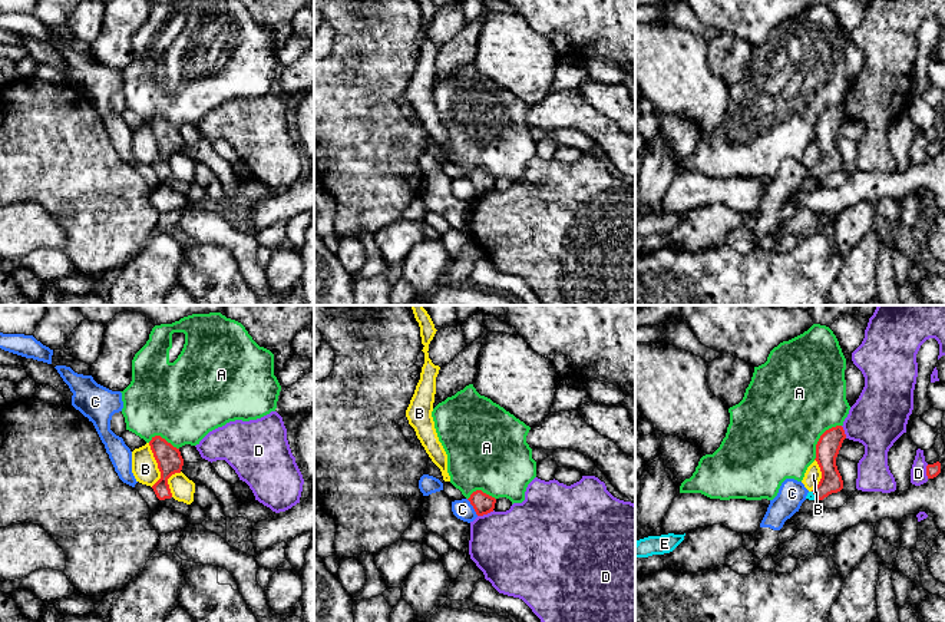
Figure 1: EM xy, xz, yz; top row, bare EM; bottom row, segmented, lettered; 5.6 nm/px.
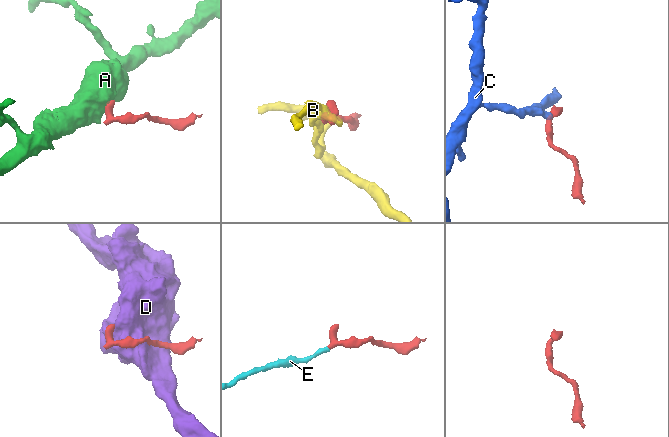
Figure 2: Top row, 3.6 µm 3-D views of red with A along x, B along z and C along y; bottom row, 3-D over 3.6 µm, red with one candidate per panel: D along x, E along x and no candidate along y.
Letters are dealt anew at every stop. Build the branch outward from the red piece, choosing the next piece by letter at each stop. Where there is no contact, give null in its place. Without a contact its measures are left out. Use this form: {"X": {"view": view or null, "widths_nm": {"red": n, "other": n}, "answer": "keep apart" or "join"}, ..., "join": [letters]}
{"A": {"view": "yz", "widths_nm": {"red": 130, "other": 480}, "answer": "keep apart"}, "B": {"view": "xy", "widths_nm": {"red": 140, "other": 140}, "answer": "keep apart"}, "C": {"view": "xz", "widths_nm": {"red": 120, "other": 110}, "answer": "keep apart"}, "D": {"view": "xz", "widths_nm": {"red": 120, "other": 420}, "answer": "keep apart"}, "E": {"view": "yz", "widths_nm": {"red": 130, "other": 50}, "answer": "join"}, "join": ["E"]}

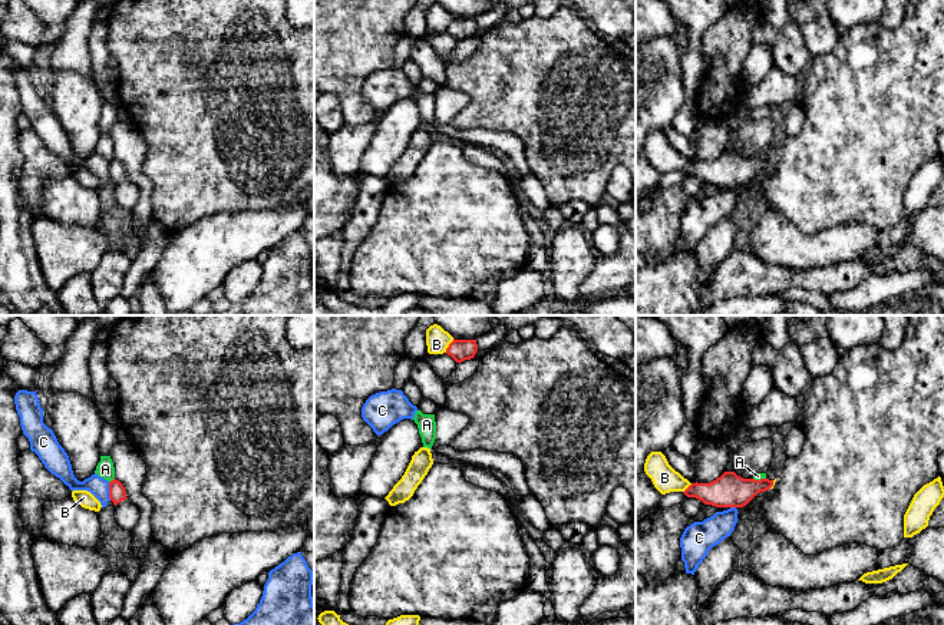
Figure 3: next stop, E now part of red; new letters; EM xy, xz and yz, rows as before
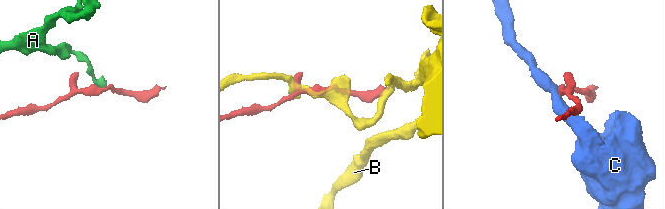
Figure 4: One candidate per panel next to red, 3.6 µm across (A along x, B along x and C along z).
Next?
{"A": {"view": "xy", "widths_nm": {"red": 100, "other": 100}, "answer": "keep apart"}, "B": {"view": "xz", "widths_nm": {"red": 120, "other": 140}, "answer": "keep apart"}, "C": {"view": "xy", "widths_nm": {"red": 100, "other": 110}, "answer": "keep apart"}, "join": []}

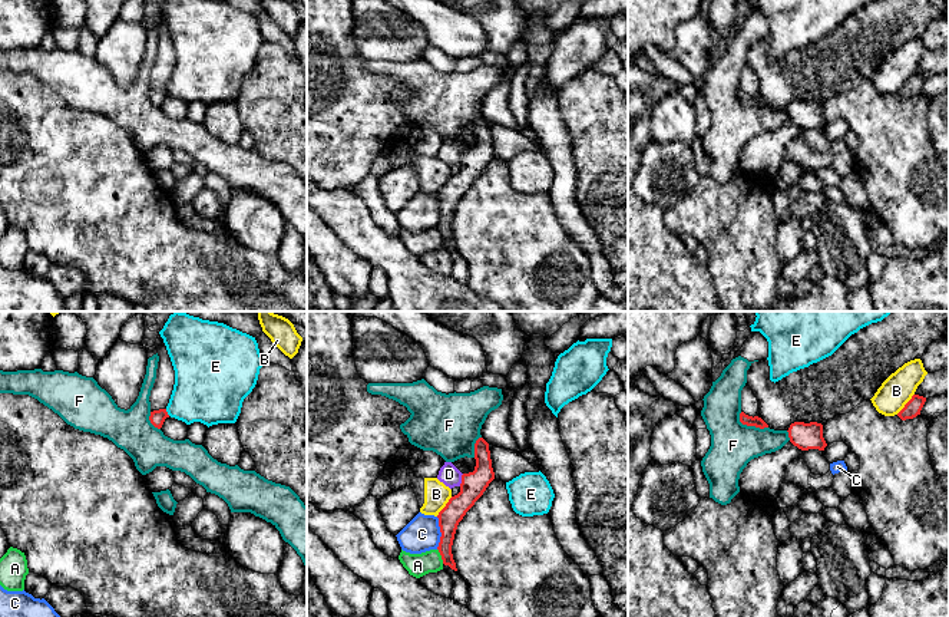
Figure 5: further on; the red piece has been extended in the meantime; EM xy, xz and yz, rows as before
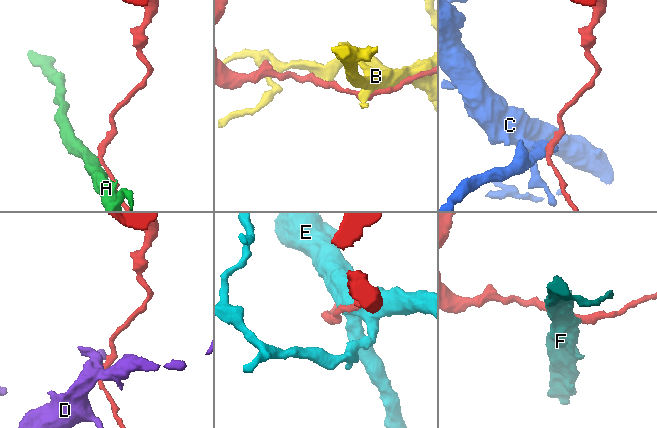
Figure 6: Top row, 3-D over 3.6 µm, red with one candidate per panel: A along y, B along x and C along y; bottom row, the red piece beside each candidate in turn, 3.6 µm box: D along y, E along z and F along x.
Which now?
{"A": {"view": "xz", "widths_nm": {"red": 120, "other": 130}, "answer": "keep apart"}, "B": {"view": "yz", "widths_nm": {"red": 90, "other": 180}, "answer": "keep apart"}, "C": {"view": "xz", "widths_nm": {"red": 120, "other": 200}, "answer": "keep apart"}, "D": {"view": "xz", "widths_nm": {"red": 140, "other": 110}, "answer": "keep apart"}, "E": {"view": "xy", "widths_nm": {"red": 90, "other": 360}, "answer": "keep apart"}, "F": {"view": "yz", "widths_nm": {"red": 60, "other": 260}, "answer": "keep apart"}, "join": []}

